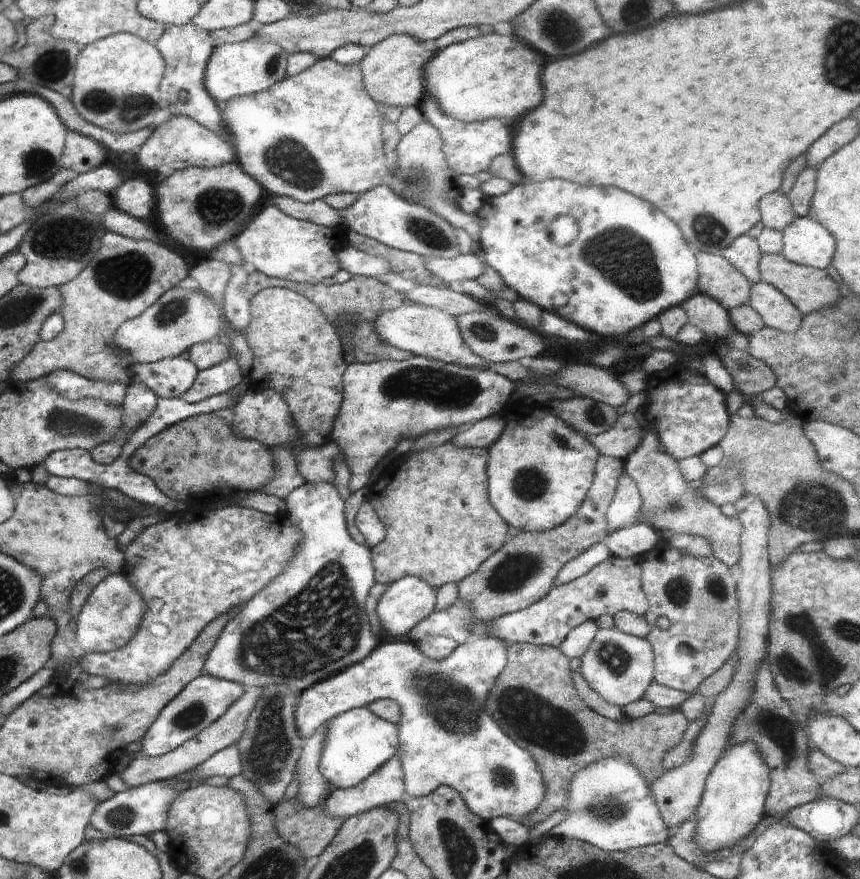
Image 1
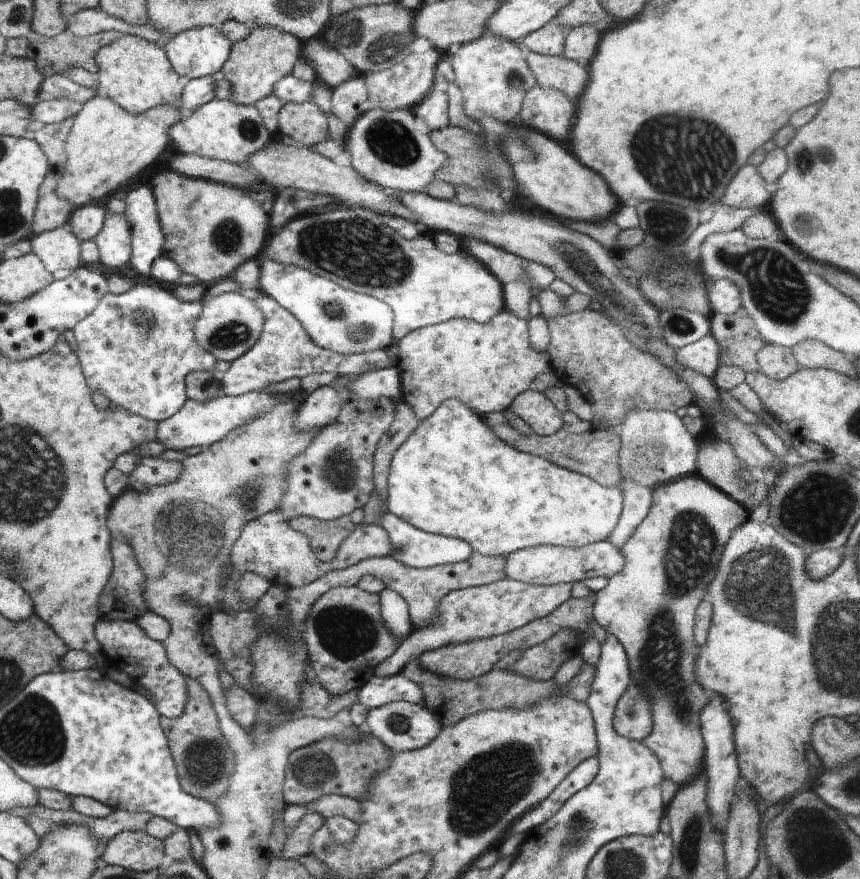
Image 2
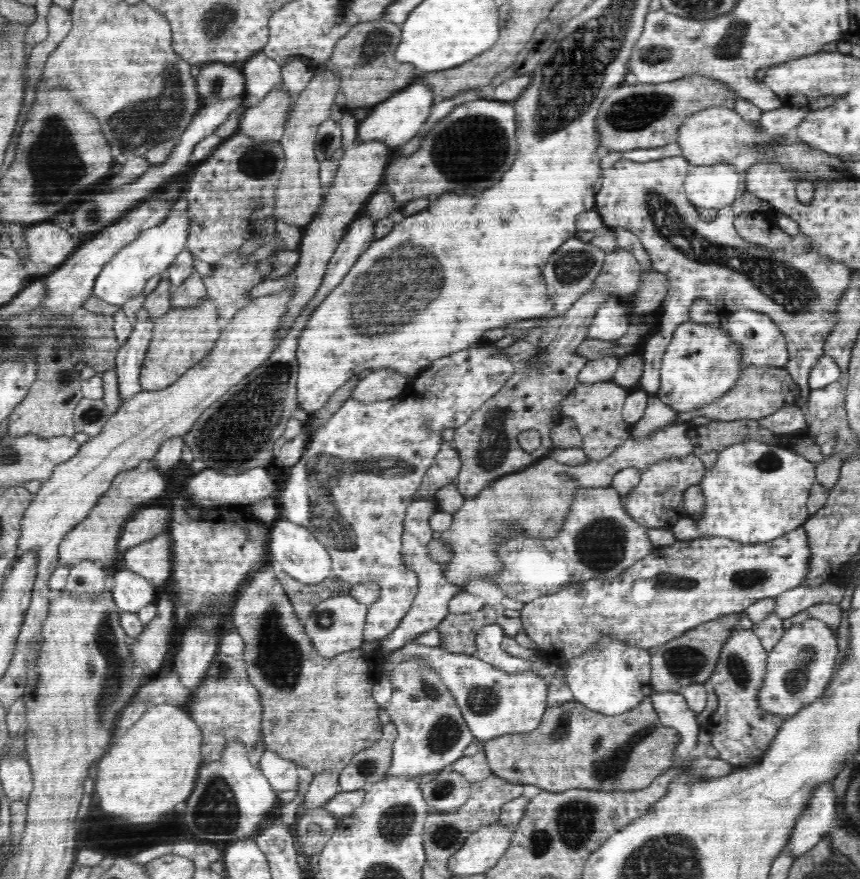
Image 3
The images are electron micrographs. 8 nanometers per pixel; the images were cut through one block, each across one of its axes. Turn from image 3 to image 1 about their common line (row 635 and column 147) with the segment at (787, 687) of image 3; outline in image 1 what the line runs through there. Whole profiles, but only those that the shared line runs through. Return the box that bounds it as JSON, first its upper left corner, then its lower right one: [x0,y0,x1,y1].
[90,776,210,838]

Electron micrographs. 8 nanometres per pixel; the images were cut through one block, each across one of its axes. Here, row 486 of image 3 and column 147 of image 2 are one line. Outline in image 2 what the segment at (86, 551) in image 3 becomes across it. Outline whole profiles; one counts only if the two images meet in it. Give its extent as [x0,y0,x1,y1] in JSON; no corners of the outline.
[57,95,181,208]

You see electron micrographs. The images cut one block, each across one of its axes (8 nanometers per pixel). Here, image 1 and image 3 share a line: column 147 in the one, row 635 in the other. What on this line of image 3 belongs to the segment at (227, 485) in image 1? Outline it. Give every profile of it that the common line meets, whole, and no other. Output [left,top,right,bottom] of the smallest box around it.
[436,605,497,654]

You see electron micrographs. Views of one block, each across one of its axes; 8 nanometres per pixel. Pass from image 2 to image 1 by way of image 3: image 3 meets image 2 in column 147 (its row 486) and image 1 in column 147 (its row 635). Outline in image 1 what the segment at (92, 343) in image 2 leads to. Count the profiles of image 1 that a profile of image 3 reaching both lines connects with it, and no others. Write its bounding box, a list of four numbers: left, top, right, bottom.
[127,357,199,398]

